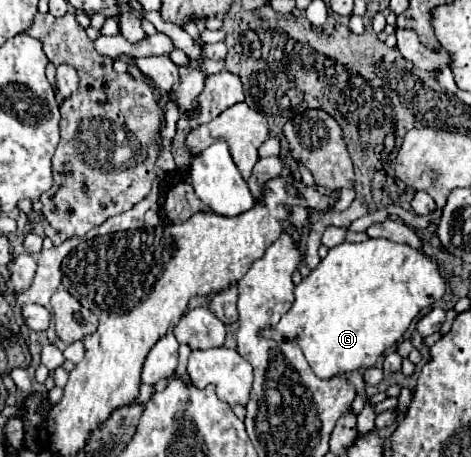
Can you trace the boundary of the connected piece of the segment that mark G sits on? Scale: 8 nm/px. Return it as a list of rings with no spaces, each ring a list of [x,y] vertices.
[[[368,239],[364,243],[342,243],[332,247],[320,265],[296,287],[296,301],[288,313],[276,325],[268,325],[260,331],[266,339],[288,341],[298,337],[298,345],[308,359],[312,371],[320,379],[330,379],[350,371],[364,371],[374,367],[378,357],[392,347],[408,329],[412,319],[424,309],[436,303],[446,291],[438,265],[430,261],[422,251],[388,239]]]

